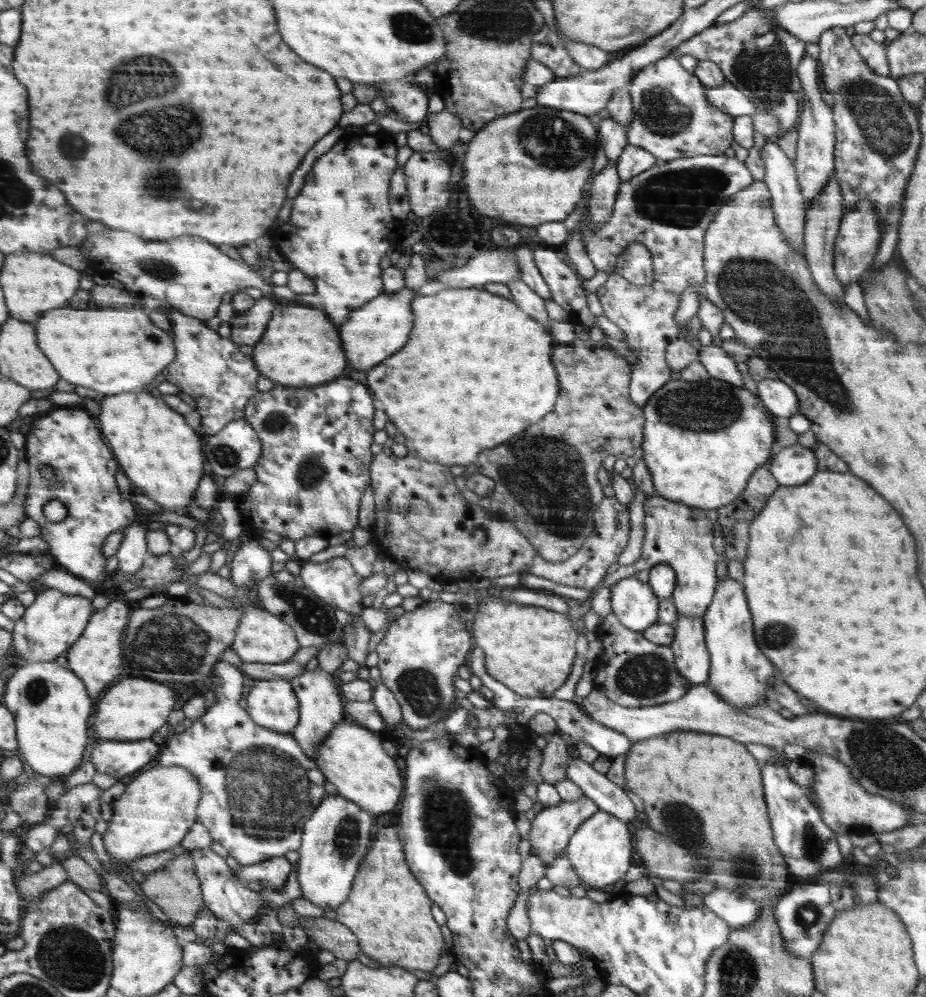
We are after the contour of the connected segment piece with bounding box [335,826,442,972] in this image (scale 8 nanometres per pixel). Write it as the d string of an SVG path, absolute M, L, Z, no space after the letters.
M386 826L377 829L375 845L370 847L362 861L345 904L335 909L335 920L352 930L361 951L378 961L381 967L398 966L409 971L418 969L431 972L440 958L442 934L430 908L432 902L426 896L424 887L416 882L404 862L402 842L396 828Z

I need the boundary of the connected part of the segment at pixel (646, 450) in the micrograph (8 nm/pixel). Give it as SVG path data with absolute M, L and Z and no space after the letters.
M714 377L697 381L687 381L684 379L670 380L663 384L644 404L646 413L645 424L645 442L641 448L643 450L642 457L648 465L650 476L652 477L653 488L658 495L667 499L672 499L674 502L686 503L688 506L694 506L701 509L720 509L721 506L729 505L734 502L741 493L744 492L746 485L749 485L749 478L753 476L754 470L760 469L760 466L768 460L770 456L770 448L774 444L774 423L772 423L773 414L766 409L760 396L752 394L743 386L732 385L732 383L724 382Z

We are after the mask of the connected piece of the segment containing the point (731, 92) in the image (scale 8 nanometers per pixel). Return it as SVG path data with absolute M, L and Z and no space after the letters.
M725 82L716 88L706 87L706 97L714 107L730 115L751 115L756 113L756 105L747 99L733 84Z

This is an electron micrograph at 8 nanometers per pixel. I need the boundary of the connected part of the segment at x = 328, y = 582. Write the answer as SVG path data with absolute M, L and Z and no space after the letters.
M346 558L321 563L303 561L299 575L303 584L332 608L340 608L352 616L362 614L365 609L358 592L362 577L354 572Z

